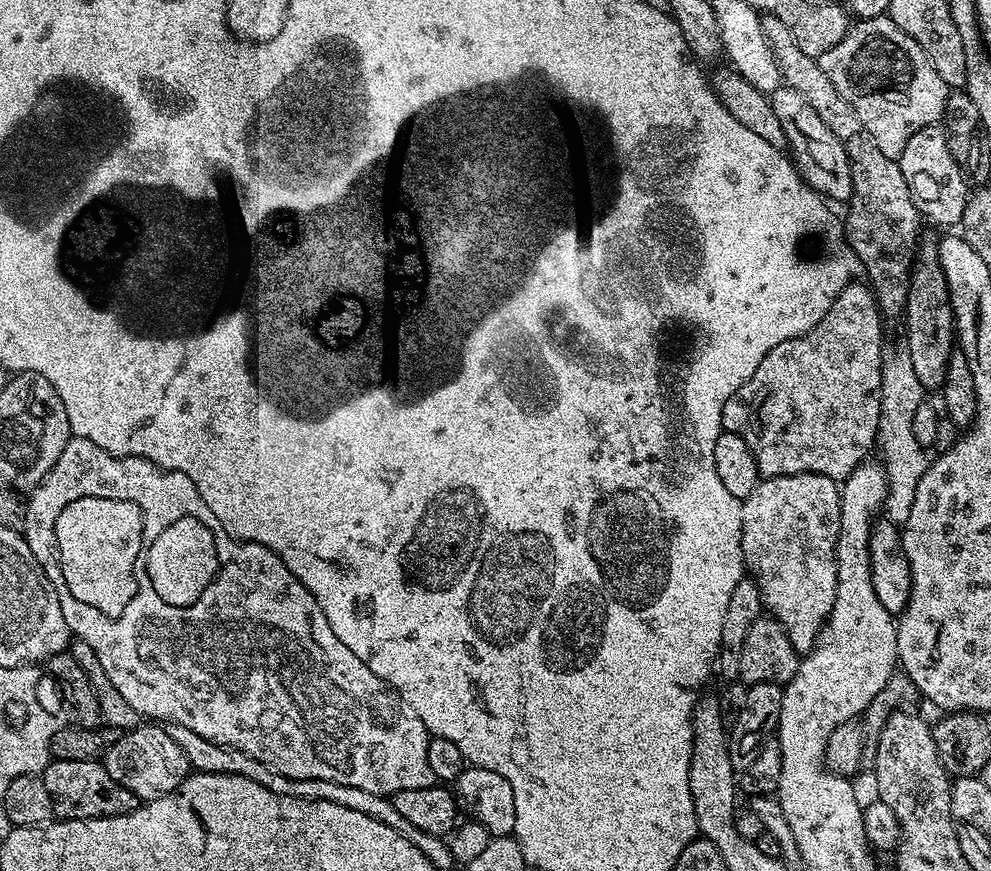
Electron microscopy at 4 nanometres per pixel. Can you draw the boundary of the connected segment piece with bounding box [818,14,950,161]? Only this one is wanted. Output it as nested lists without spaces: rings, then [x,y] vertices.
[[[886,14],[860,18],[830,50],[819,56],[820,68],[852,108],[863,133],[886,157],[899,161],[906,142],[931,124],[940,124],[950,89],[938,78],[934,66],[914,38],[894,26]]]

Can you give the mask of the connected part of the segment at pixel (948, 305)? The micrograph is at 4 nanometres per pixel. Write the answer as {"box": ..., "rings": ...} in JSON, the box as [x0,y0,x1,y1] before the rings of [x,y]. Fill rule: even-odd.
{"box":[902,235,954,390],"rings":[[[934,235],[919,241],[915,251],[915,259],[908,280],[908,297],[902,313],[904,320],[904,336],[908,339],[906,355],[910,366],[914,366],[914,374],[918,374],[918,382],[926,390],[943,389],[946,378],[946,362],[954,351],[954,321],[952,303],[946,286],[946,274],[940,265],[938,250],[940,245]]]}

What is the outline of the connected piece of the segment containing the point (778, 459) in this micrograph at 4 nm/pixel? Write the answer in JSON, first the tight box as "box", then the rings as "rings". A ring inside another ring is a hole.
{"box":[722,282,886,482],"rings":[[[849,282],[844,287],[842,294],[838,294],[834,306],[830,306],[830,310],[824,315],[822,322],[818,322],[818,326],[814,326],[812,331],[807,332],[805,336],[794,338],[790,342],[782,342],[778,346],[774,346],[774,350],[770,350],[766,354],[766,358],[762,358],[762,366],[758,366],[758,370],[754,370],[750,382],[742,385],[726,402],[722,421],[723,431],[738,434],[744,439],[746,446],[750,446],[750,454],[754,454],[754,458],[758,462],[761,477],[818,474],[842,482],[858,465],[869,459],[868,451],[873,451],[880,417],[880,383],[884,373],[886,347],[884,348],[884,332],[880,329],[882,314],[876,306],[875,295],[867,283],[856,283]]]}

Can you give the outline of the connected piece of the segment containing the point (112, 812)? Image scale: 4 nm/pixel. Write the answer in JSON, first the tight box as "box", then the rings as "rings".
{"box":[42,760,138,820],"rings":[[[52,760],[44,765],[42,779],[46,786],[46,794],[50,794],[52,811],[62,820],[89,820],[103,816],[121,816],[130,814],[138,806],[135,794],[126,790],[104,769],[100,760],[83,760],[82,762],[66,762]]]}

